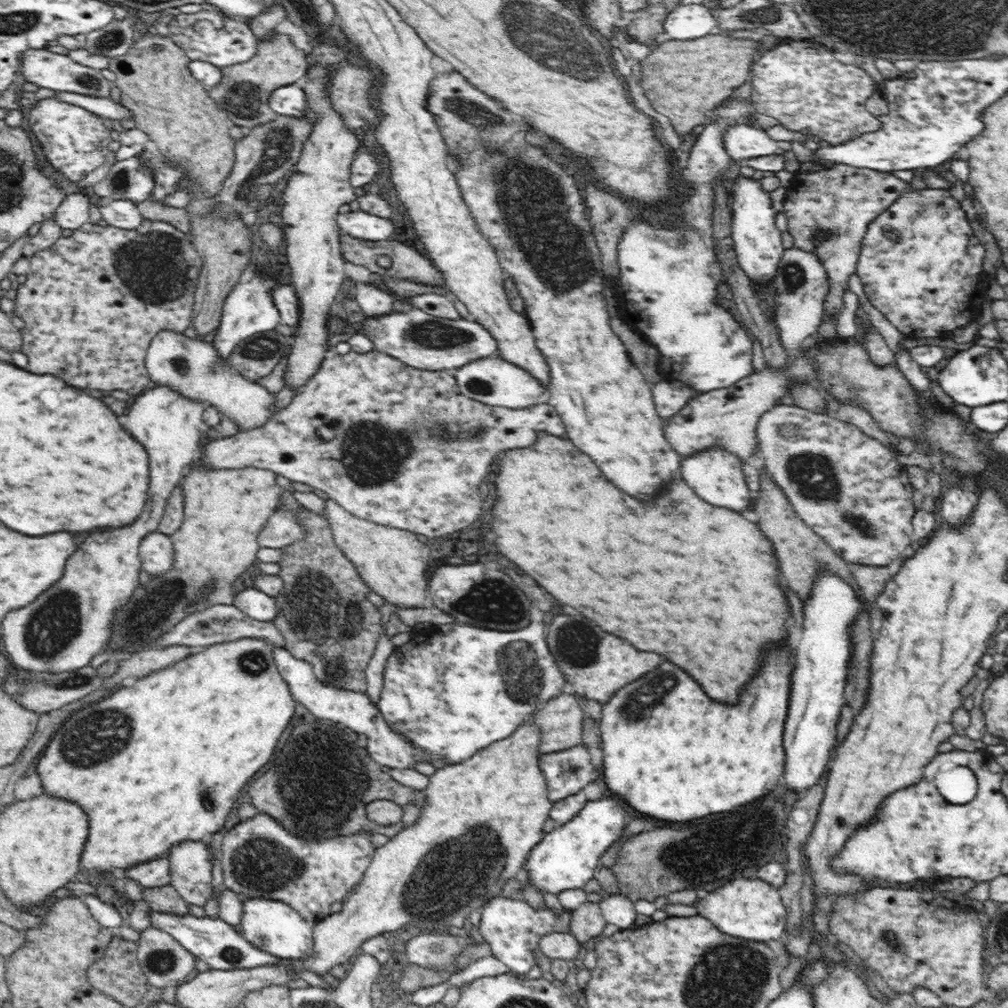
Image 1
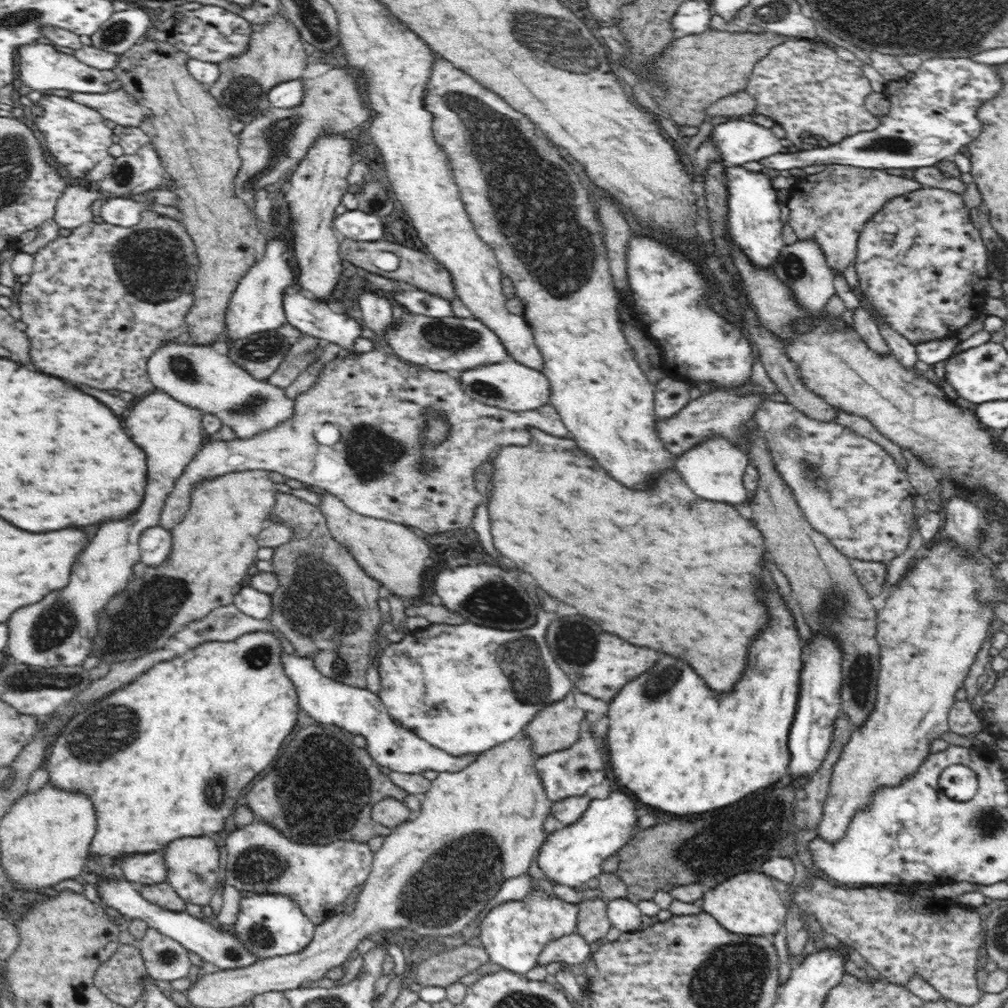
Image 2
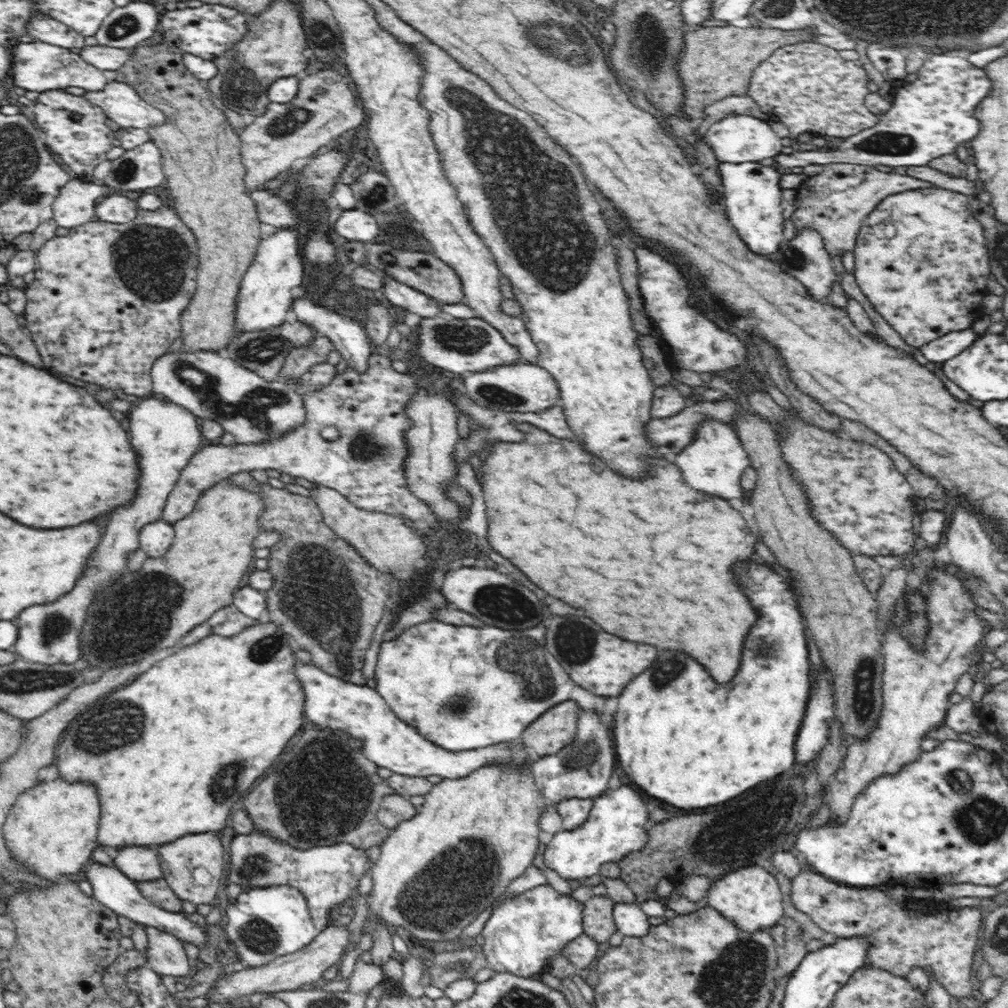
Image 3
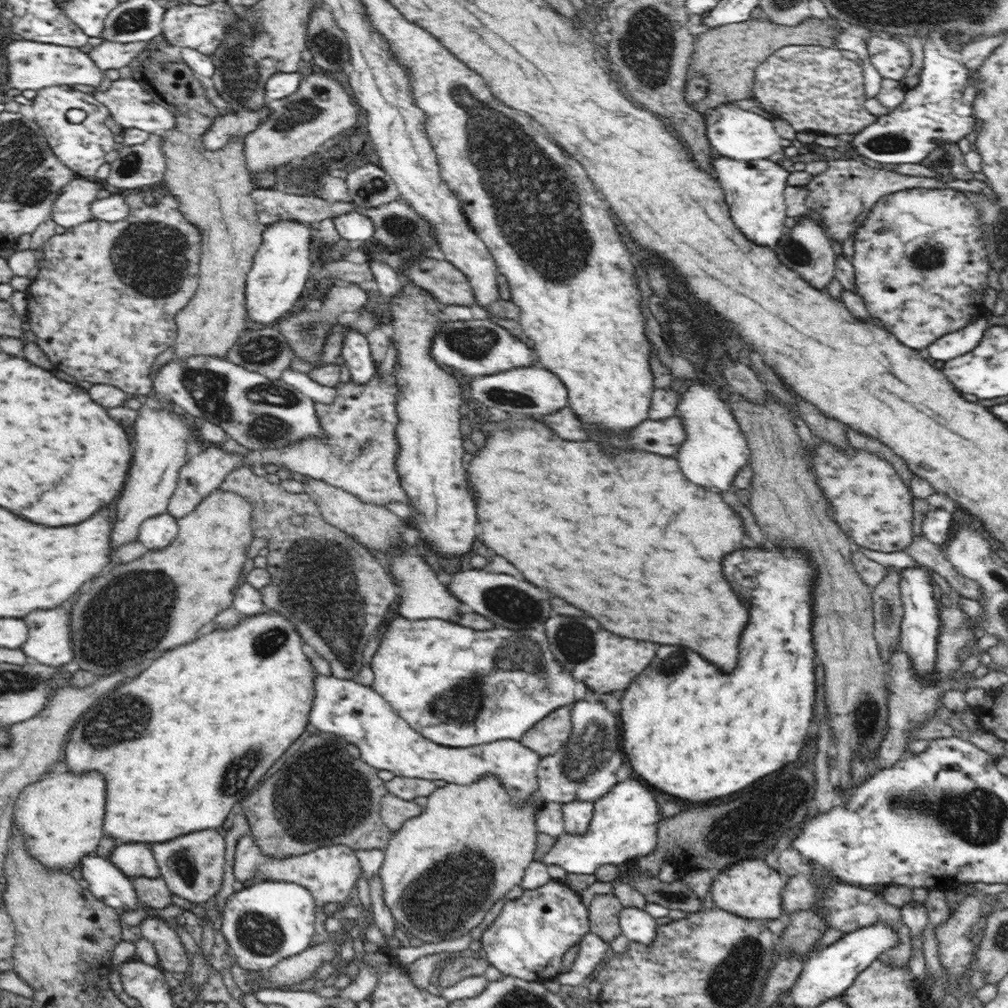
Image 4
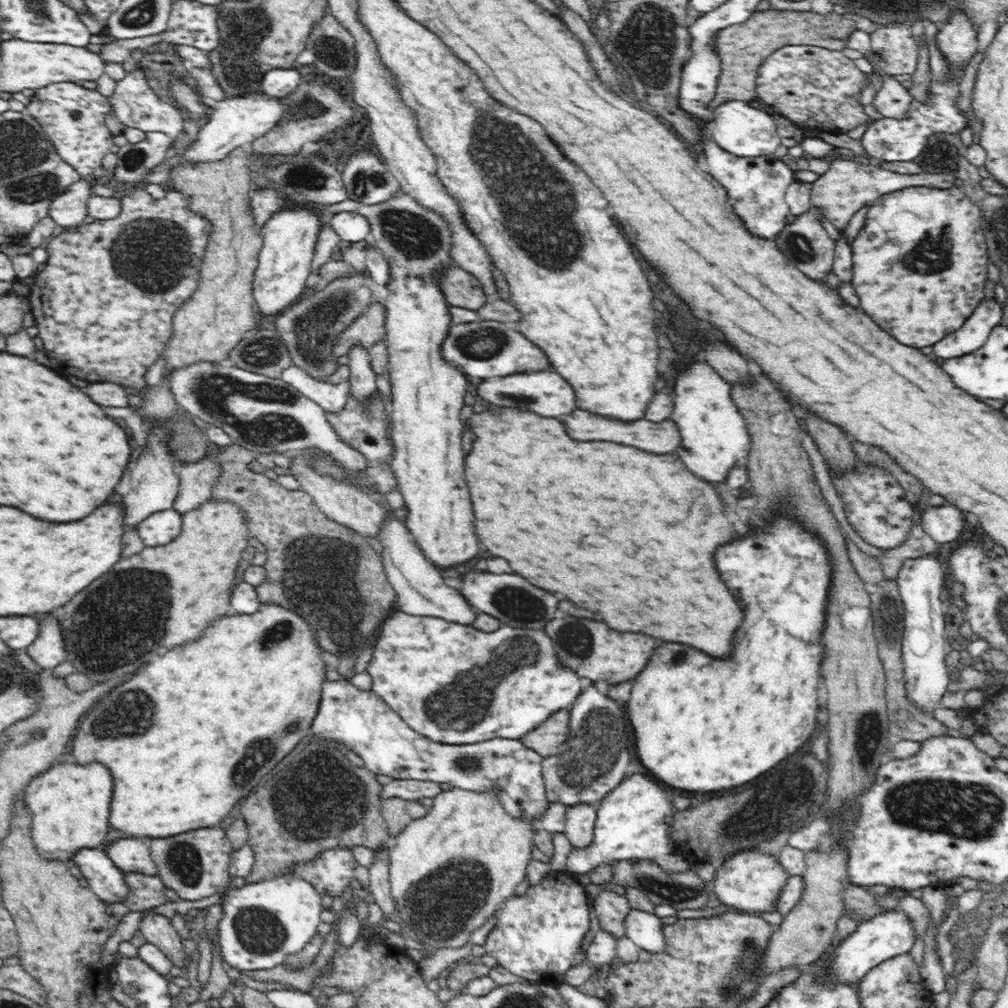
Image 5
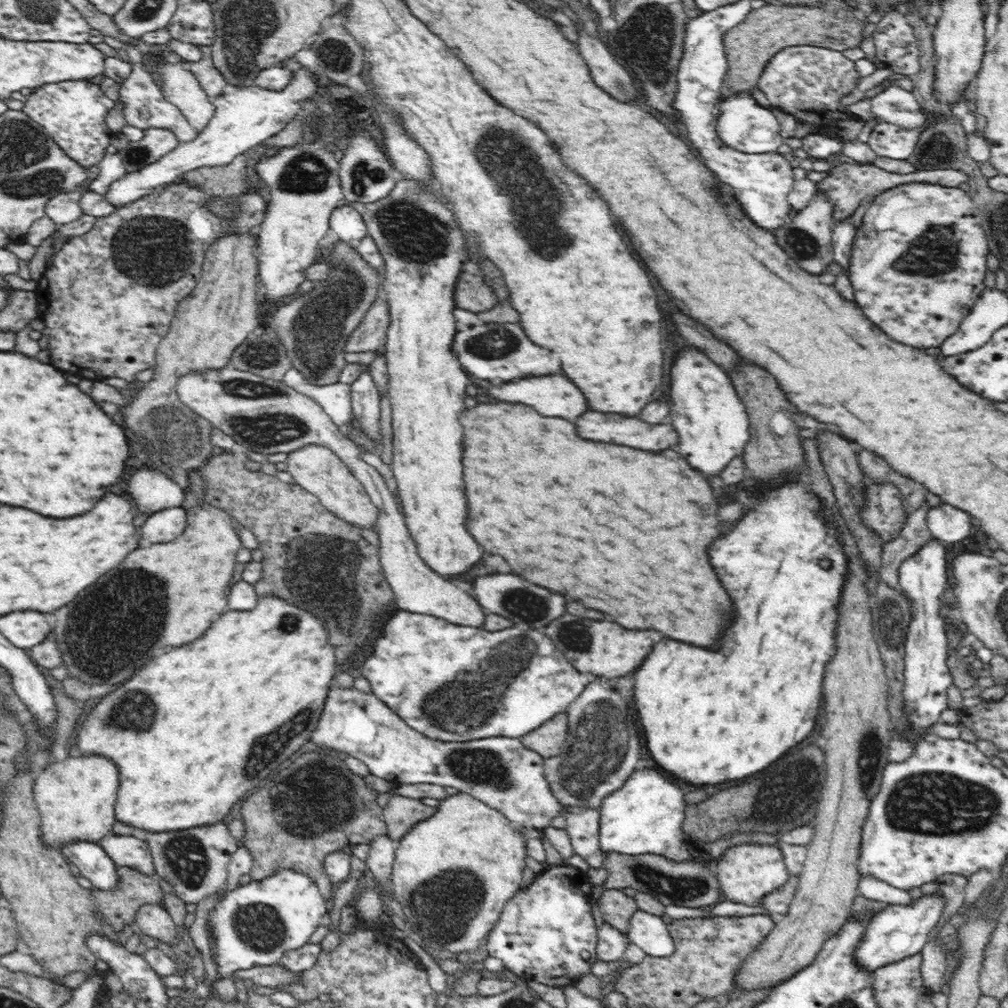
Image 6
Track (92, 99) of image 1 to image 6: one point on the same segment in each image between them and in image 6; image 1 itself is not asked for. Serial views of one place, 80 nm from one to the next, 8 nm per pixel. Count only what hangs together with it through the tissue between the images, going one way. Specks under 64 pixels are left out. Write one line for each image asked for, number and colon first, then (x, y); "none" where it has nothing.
2: (118, 105)
3: (120, 101)
4: (129, 104)
5: (135, 101)
6: (145, 106)

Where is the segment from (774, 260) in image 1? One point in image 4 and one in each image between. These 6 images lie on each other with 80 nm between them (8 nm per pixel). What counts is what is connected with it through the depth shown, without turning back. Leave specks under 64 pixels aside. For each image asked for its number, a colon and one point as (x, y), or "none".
2: (753, 214)
3: (752, 195)
4: (754, 190)

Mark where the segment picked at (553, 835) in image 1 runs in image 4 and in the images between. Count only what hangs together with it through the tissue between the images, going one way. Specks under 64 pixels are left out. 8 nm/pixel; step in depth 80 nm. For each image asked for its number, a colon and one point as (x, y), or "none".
2: (571, 856)
3: (618, 822)
4: (624, 823)

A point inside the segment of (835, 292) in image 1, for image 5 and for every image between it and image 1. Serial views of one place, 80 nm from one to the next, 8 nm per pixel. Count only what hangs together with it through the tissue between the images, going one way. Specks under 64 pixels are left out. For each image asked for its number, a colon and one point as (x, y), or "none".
2: (831, 207)
3: (835, 203)
4: (847, 187)
5: (848, 185)

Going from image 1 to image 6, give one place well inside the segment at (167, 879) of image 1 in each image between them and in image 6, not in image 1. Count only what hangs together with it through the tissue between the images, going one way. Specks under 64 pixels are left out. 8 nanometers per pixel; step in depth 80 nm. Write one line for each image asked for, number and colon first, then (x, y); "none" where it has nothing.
2: (147, 869)
3: (140, 864)
4: (134, 860)
5: (132, 855)
6: (128, 851)

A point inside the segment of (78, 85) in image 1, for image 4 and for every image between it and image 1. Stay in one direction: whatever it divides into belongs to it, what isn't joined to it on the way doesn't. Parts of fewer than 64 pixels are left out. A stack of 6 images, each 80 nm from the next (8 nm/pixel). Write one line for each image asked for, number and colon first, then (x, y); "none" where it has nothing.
2: (41, 66)
3: (39, 66)
4: (31, 65)

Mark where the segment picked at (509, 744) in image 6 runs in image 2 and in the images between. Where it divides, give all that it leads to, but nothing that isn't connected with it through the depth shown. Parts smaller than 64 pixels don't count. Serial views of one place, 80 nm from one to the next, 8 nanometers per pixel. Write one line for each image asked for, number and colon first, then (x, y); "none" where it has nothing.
2: (358, 710)
3: (331, 702)
4: (344, 708)
5: (362, 721)

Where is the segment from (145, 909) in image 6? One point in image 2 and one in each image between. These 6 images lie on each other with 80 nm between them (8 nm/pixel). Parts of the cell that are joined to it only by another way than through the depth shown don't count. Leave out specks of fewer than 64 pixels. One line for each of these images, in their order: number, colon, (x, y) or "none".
2: (165, 959)
3: (166, 955)
4: (172, 956)
5: (157, 929)

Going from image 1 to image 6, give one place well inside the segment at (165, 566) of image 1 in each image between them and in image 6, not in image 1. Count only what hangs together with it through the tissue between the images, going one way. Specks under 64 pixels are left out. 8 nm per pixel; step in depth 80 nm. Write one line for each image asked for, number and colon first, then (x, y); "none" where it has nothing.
2: (155, 543)
3: (155, 538)
4: (158, 532)
5: (160, 528)
6: (165, 525)

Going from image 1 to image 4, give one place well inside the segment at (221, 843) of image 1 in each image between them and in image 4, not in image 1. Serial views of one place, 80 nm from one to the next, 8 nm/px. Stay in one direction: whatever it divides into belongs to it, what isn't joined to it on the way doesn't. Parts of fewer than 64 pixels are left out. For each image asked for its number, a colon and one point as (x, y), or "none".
2: (260, 859)
3: (326, 876)
4: (330, 873)

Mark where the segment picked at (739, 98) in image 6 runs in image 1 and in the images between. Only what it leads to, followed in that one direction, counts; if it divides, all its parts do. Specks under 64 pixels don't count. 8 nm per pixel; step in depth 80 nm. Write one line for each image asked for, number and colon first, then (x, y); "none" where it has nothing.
1: (741, 141)
2: (739, 141)
3: (738, 138)
4: (740, 134)
5: (743, 130)

